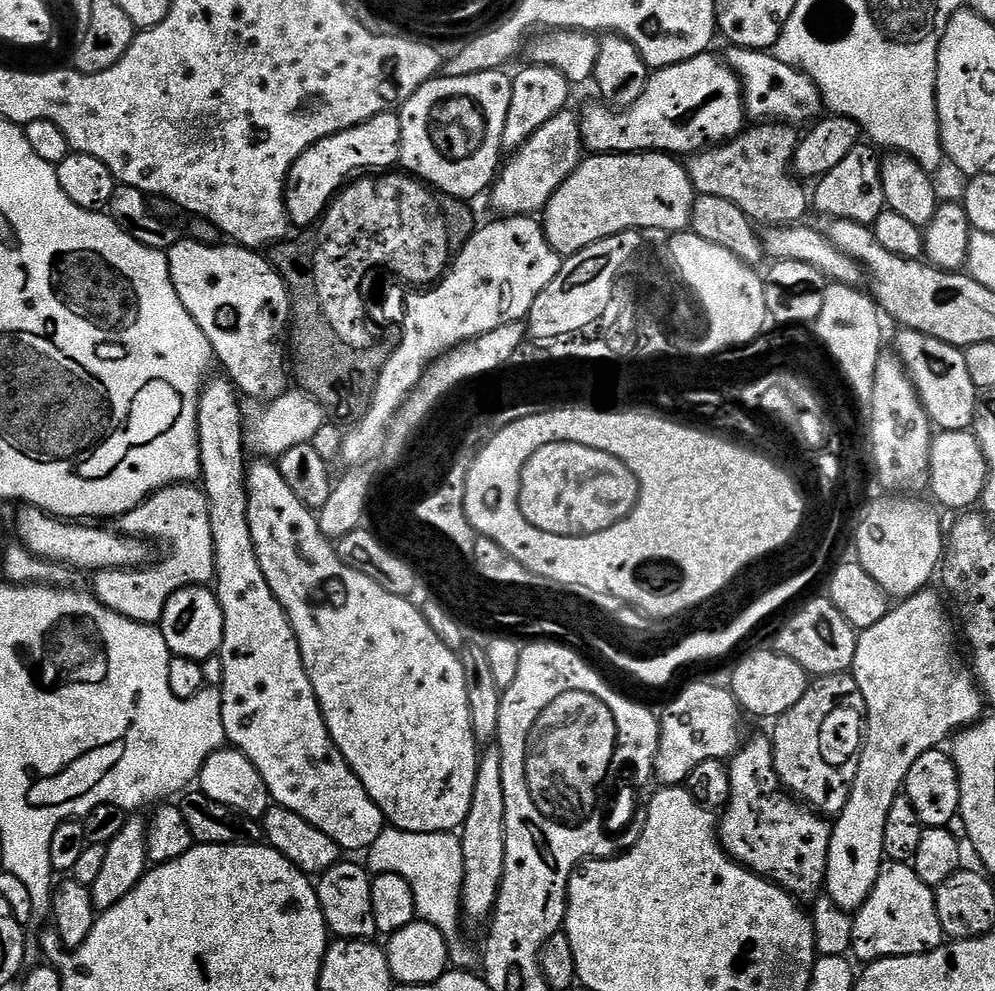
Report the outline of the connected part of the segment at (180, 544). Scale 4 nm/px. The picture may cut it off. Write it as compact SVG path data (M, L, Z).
M189 482L158 490L137 508L119 517L118 524L123 535L161 544L164 557L143 568L111 568L95 573L94 595L110 610L134 622L159 625L166 602L178 590L208 586L215 581L214 534L210 530L210 506L203 487Z

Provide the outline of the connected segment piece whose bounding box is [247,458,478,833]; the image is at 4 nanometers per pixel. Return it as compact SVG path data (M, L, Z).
M264 458L257 459L255 462L257 464L247 465L250 538L254 538L258 566L270 590L274 590L274 598L278 598L278 602L286 610L290 626L298 638L304 669L310 678L310 686L314 686L314 694L318 698L318 706L322 710L322 718L326 722L330 738L362 782L366 794L370 794L372 801L380 807L385 821L391 827L401 828L407 832L455 833L463 825L466 814L470 814L470 798L474 794L478 763L476 735L470 726L470 702L466 702L466 674L462 670L459 655L452 652L450 646L446 646L446 642L438 638L438 634L434 634L434 630L426 622L423 611L417 605L415 608L409 597L390 594L390 590L382 590L382 586L378 586L374 578L366 578L366 574L358 574L358 570L350 570L350 566L343 564L337 545L324 536L319 528L317 513L307 508L298 498L298 494L290 490L286 478L282 478L279 467Z

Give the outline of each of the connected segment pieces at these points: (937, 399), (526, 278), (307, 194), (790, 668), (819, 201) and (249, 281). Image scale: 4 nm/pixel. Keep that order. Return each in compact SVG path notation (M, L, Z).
M909 328L897 331L897 333L896 344L900 348L904 348L904 352L902 351L904 369L908 371L908 377L912 379L912 384L918 390L922 406L932 419L933 425L946 432L962 432L971 429L972 420L976 417L978 389L974 386L974 382L970 382L970 374L966 371L966 358L963 351L938 338L930 338L926 334L915 332Z
M510 216L496 218L493 224L477 227L476 233L455 253L450 267L435 286L427 290L406 289L403 285L387 290L382 304L382 314L390 322L400 326L398 346L387 353L385 362L388 372L392 368L419 368L424 374L432 367L433 361L443 354L459 348L463 342L471 340L488 331L494 331L504 323L523 321L528 315L530 306L534 306L534 298L554 282L562 263L559 252L555 252L544 233L544 225L532 216Z
M389 110L387 112L383 112L382 114L378 114L374 118L370 118L366 122L362 122L358 126L354 126L350 130L342 130L338 134L334 134L330 138L322 138L322 142L318 142L314 146L310 146L301 154L298 158L298 162L294 162L294 166L290 170L290 174L288 175L288 187L284 189L284 201L286 202L286 206L288 207L288 219L291 221L293 225L296 224L298 227L297 229L304 230L307 224L315 225L317 221L321 219L321 217L325 214L325 209L332 203L334 197L345 187L346 181L349 179L347 178L351 172L356 172L359 168L382 168L378 170L392 170L400 164L400 118L399 115L395 111Z
M760 648L737 662L732 672L730 691L747 715L749 712L752 716L779 718L786 714L786 710L790 710L790 706L798 703L802 694L806 694L810 677L805 668L794 662L794 658L786 658L782 653L768 648Z
M857 146L834 166L834 170L827 172L825 176L815 181L816 193L813 191L810 196L810 204L822 215L832 220L849 220L858 224L871 225L886 210L884 203L884 191L882 190L882 174L880 173L879 155L871 152L871 147Z
M182 238L167 249L168 269L182 306L198 322L202 334L212 343L215 359L225 368L227 379L236 385L245 397L271 402L290 388L290 364L286 359L286 333L290 328L292 298L284 279L259 251L243 246L215 248L212 244L199 244Z

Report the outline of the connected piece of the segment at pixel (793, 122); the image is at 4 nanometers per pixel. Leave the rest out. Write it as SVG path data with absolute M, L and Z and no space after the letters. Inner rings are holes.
M735 46L727 49L726 63L737 76L744 90L744 110L749 117L753 116L756 122L783 122L789 126L811 125L821 119L825 111L824 100L820 96L818 86L808 75L800 71L799 68L792 68L786 62L778 62L778 58L764 50L754 48L738 48Z

